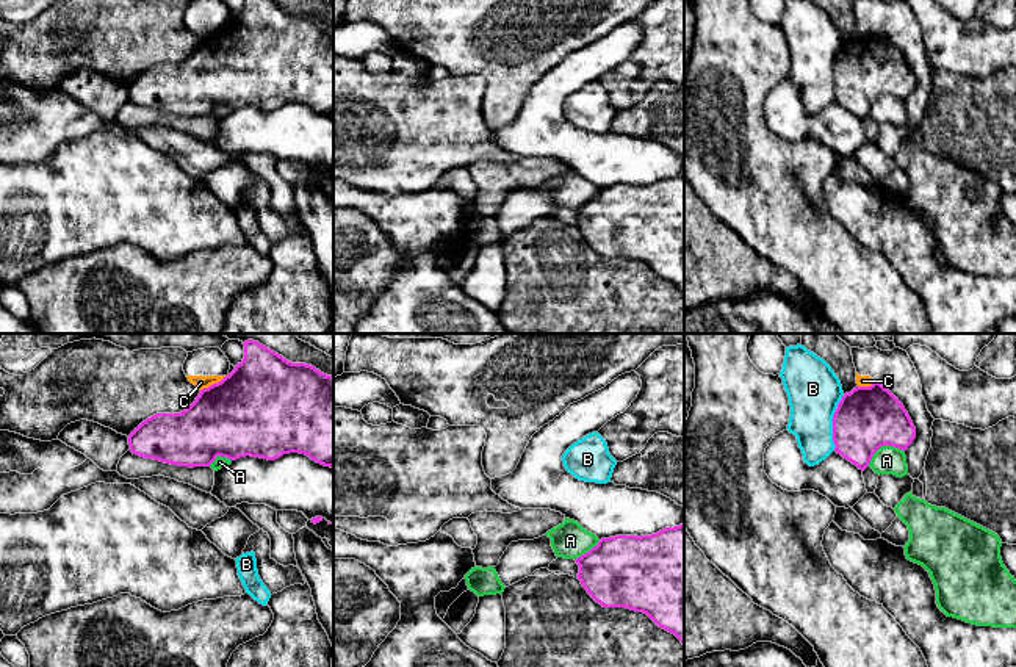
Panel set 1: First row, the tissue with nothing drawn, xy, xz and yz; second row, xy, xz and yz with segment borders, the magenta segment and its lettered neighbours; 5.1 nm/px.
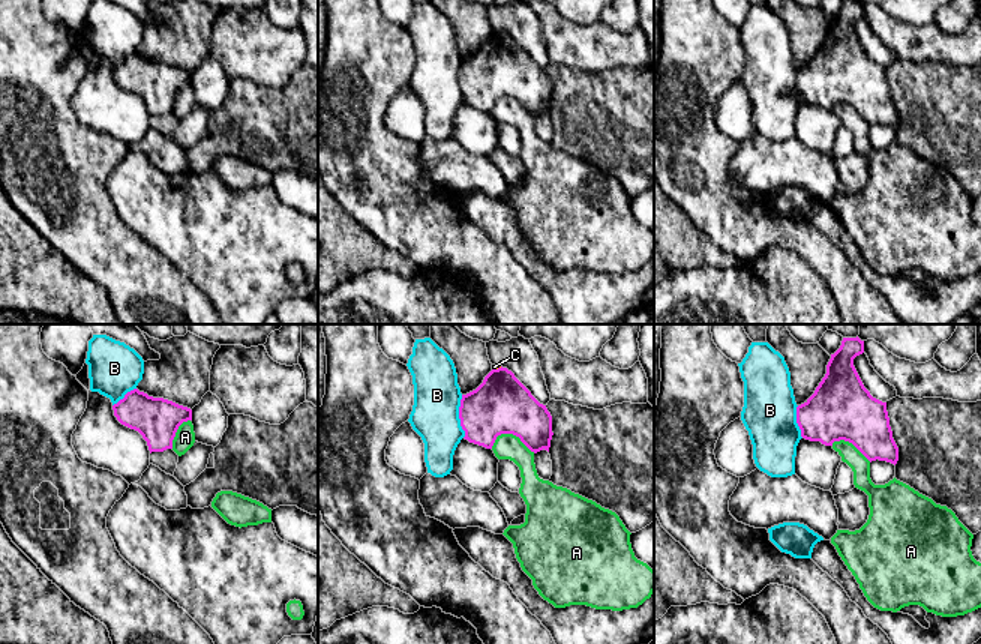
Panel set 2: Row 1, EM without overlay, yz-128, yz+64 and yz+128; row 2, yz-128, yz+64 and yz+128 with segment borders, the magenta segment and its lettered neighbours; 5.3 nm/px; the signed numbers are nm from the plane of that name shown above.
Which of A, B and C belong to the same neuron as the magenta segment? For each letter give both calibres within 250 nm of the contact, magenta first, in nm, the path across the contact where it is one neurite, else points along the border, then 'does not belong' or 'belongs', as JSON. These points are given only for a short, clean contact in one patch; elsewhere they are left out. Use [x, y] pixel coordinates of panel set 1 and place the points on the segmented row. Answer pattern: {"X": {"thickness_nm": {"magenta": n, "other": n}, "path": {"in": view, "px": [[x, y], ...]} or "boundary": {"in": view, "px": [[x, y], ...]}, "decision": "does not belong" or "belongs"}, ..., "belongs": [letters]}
{"A": {"thickness_nm": {"magenta": 320, "other": 140}, "decision": "does not belong"}, "B": {"thickness_nm": {"magenta": 320, "other": 280}, "boundary": {"in": "yz", "px": [[844, 395], [833, 417], [833, 450]]}, "decision": "does not belong"}, "C": {"thickness_nm": {"magenta": 460, "other": 70}, "boundary": {"in": "xy", "px": [[226, 376], [201, 390]]}, "decision": "does not belong"}, "belongs": []}

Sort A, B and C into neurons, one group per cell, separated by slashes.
A / B / C

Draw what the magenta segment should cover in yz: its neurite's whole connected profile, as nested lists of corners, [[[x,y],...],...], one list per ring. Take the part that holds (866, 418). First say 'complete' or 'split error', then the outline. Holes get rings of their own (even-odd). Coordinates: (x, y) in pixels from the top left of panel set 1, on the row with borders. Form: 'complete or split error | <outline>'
complete | [[[877,380],[845,393],[833,416],[834,451],[863,471],[881,446],[906,451],[914,438],[903,404]]]

